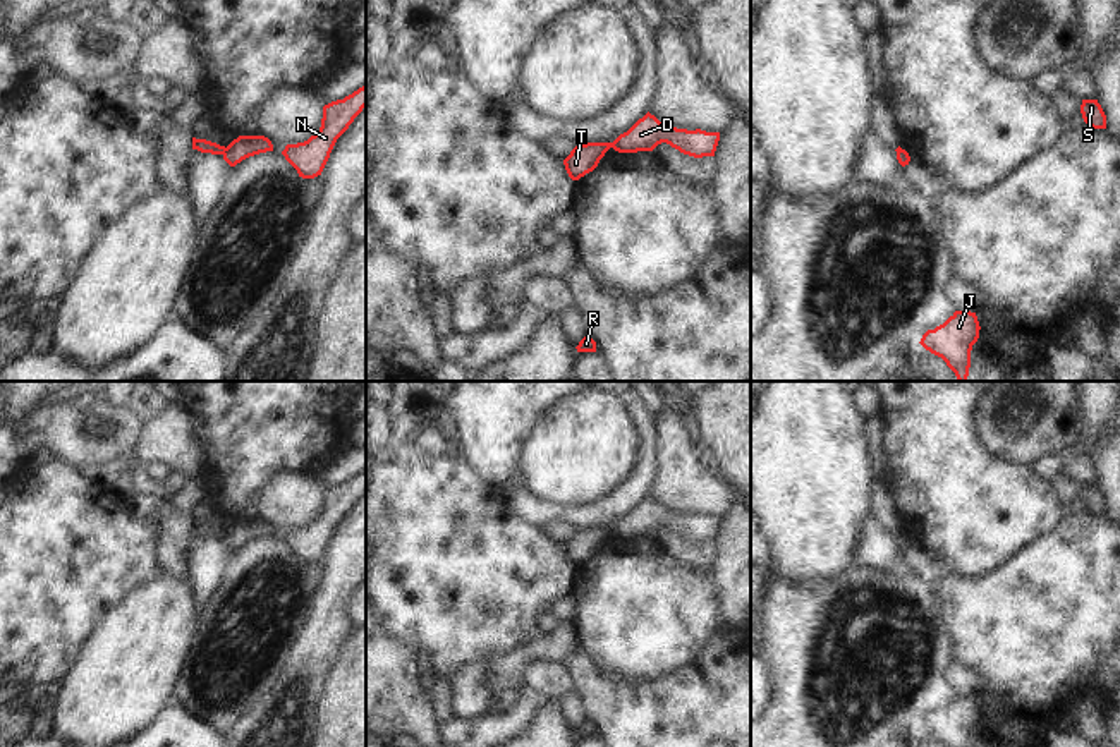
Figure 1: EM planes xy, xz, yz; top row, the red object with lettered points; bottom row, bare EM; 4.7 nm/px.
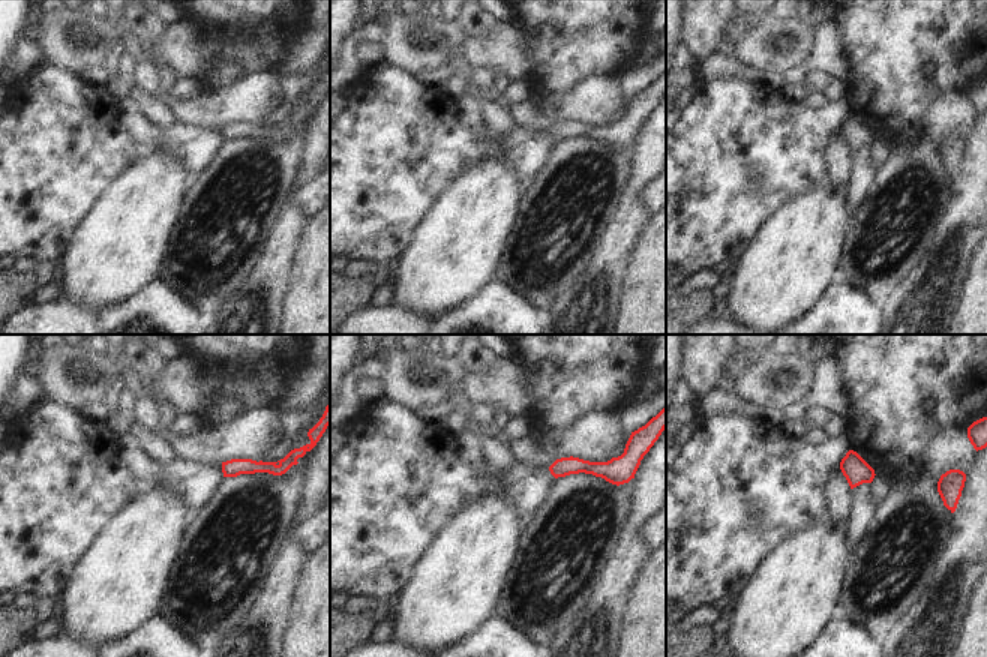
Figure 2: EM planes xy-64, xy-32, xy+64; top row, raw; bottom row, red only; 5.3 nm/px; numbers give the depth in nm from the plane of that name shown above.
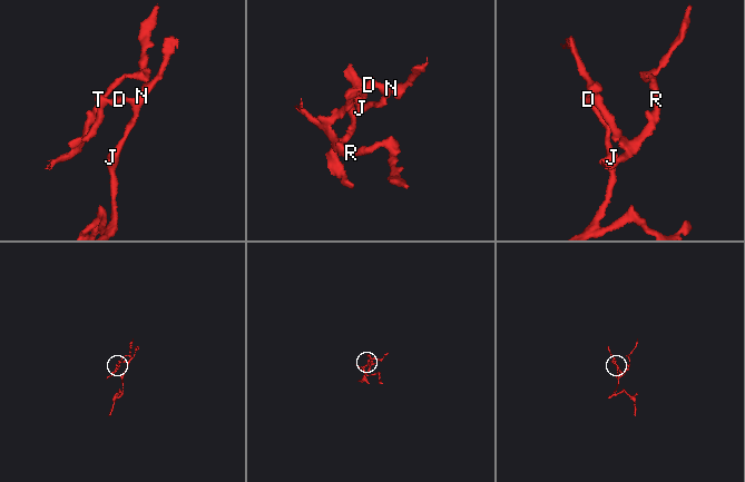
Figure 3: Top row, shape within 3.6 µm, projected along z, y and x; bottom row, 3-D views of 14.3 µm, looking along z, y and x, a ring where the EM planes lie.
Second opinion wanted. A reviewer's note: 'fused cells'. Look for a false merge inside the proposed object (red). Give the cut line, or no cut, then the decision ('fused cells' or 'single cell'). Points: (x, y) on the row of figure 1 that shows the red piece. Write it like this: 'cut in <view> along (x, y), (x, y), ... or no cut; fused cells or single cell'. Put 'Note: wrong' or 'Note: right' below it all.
cut in xy along (225, 148), (222, 153); fused cells
Note: right

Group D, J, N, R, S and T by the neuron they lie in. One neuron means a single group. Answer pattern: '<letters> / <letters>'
D J N / R S T

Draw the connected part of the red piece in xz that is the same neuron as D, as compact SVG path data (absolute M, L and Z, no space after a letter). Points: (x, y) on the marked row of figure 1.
M648 112L627 132L610 143L610 148L618 153L637 153L653 151L658 144L667 143L684 155L703 158L715 156L718 141L720 132L668 127Z

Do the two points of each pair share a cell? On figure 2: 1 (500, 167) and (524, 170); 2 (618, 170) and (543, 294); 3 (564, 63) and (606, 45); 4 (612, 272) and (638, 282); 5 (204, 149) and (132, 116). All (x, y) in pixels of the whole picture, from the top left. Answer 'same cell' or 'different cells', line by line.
1: different cells
2: same cell
3: same cell
4: different cells
5: same cell

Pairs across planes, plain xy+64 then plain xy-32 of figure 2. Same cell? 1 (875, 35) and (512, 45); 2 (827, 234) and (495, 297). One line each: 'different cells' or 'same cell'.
1: different cells
2: different cells

